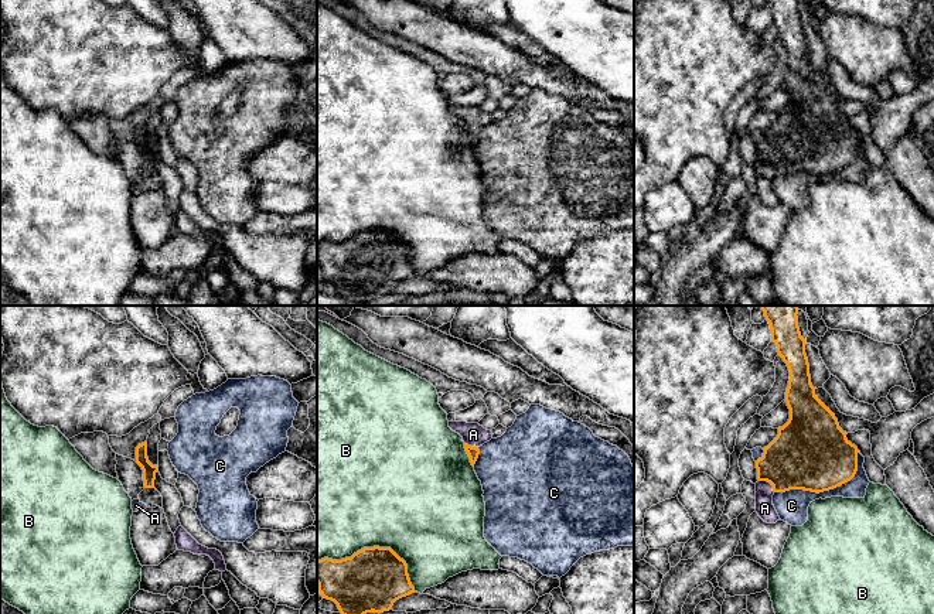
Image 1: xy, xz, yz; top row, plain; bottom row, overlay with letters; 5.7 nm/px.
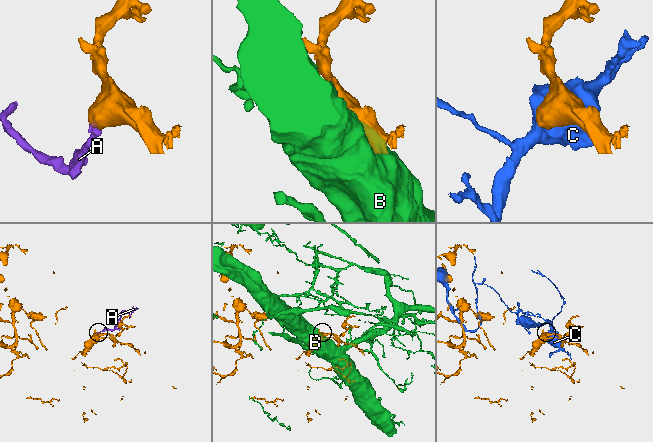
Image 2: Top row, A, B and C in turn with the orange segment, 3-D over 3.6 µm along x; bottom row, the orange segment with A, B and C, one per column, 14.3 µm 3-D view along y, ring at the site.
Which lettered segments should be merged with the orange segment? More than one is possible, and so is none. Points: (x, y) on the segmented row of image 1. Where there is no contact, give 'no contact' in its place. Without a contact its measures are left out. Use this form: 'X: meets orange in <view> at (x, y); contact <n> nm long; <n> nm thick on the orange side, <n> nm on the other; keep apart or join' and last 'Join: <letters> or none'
A: meets orange in yz at (769, 481); contact 120 nm long; 380 nm thick on the orange side, 100 nm on the other; join
B: meets orange in xz at (375, 546); contact 600 nm long; 360 nm thick on the orange side, 500 nm on the other; keep apart
C: meets orange in yz at (825, 490); contact 550 nm long; 440 nm thick on the orange side, 180 nm on the other; keep apart
Join: A

